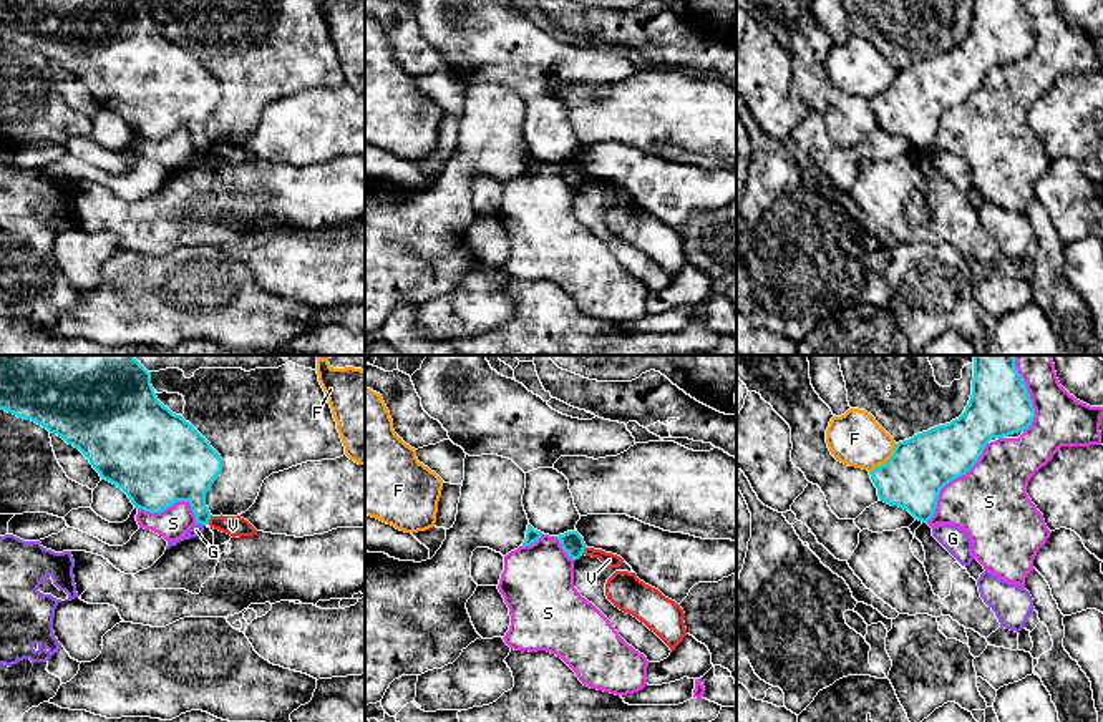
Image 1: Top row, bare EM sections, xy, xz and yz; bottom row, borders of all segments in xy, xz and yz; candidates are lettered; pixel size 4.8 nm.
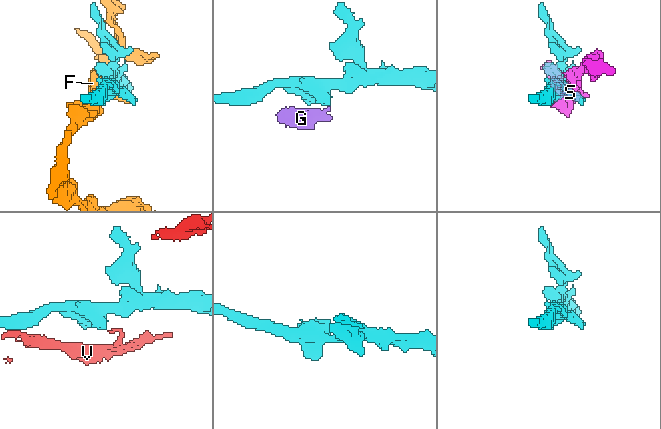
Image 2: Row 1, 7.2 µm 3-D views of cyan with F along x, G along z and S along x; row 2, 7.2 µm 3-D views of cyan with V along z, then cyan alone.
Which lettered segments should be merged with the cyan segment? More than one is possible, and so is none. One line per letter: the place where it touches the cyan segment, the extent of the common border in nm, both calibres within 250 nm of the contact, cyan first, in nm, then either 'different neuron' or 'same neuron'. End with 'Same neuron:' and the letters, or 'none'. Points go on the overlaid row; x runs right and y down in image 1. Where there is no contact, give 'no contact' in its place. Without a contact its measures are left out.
F: contact yz (888, 460); length 200 nm; calibres 300 and 260 nm; different neuron
G: contact xy (201, 523); length 50 nm; calibres 260 and 60 nm; different neuron
S: contact yz (952, 478); length 500 nm; calibres 300 and 360 nm; different neuron
V: contact xy (209, 518); length 50 nm; calibres 280 and 100 nm; different neuron
Same neuron: none

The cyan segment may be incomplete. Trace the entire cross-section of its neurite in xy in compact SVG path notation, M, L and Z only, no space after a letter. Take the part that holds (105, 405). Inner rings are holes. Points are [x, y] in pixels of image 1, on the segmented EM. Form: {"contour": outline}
{"contour": "M0 355L0 410L32 420L78 448L100 476L121 488L134 508L161 513L187 501L196 523L209 524L206 493L222 471L222 458L181 415L164 407L148 372L133 355Z"}

